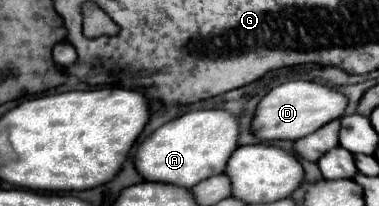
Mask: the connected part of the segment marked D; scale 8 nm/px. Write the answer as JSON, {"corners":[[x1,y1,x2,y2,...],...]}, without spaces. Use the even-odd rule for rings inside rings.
{"corners":[[290,80,272,88,260,100,256,116,252,120,252,132,258,140,264,140,264,142,298,140,322,128,326,122,342,118,346,106,348,106,348,98,334,88,328,88,320,82,310,82,310,80]]}

